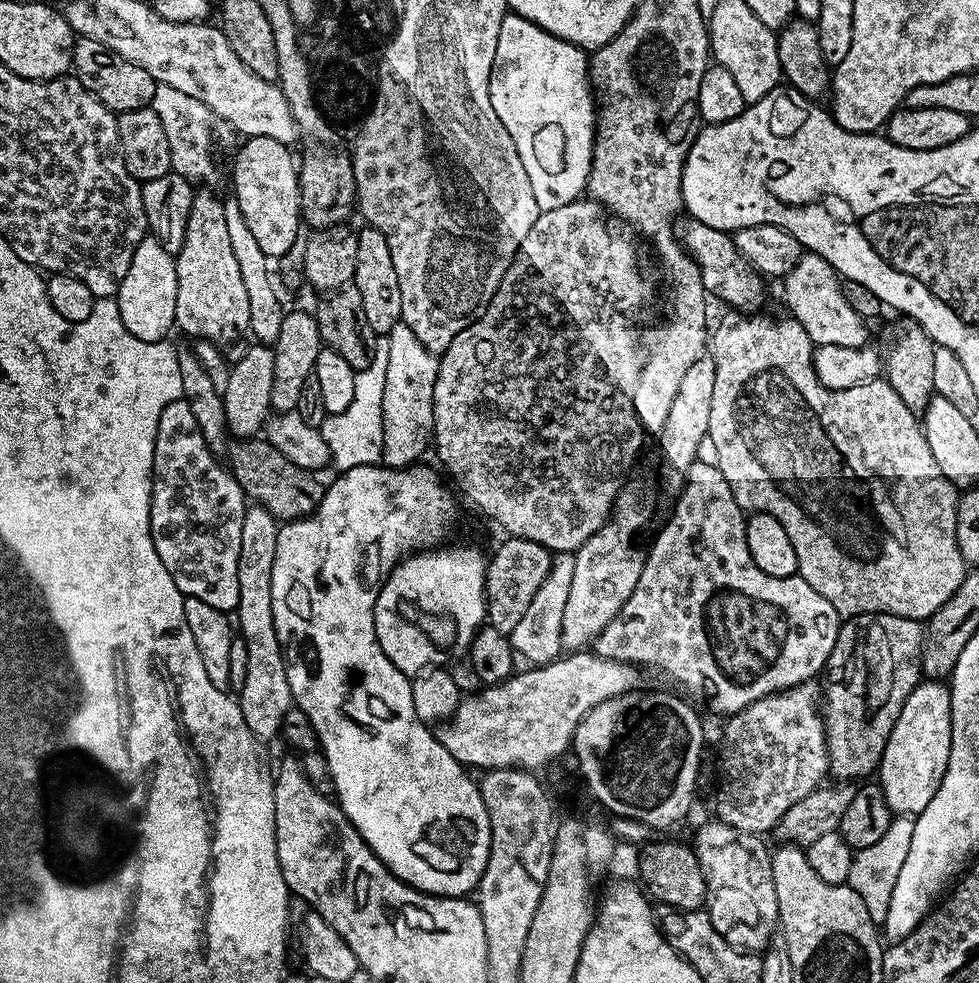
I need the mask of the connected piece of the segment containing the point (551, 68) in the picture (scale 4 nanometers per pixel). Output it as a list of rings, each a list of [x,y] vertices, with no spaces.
[[[515,14],[504,16],[490,74],[490,98],[494,114],[502,118],[502,126],[506,126],[510,138],[514,138],[518,158],[522,158],[522,166],[526,166],[526,175],[534,190],[534,202],[538,202],[540,211],[558,210],[558,206],[579,199],[588,186],[598,115],[598,104],[590,83],[590,60],[585,49],[566,44],[562,38],[539,28],[532,20]]]

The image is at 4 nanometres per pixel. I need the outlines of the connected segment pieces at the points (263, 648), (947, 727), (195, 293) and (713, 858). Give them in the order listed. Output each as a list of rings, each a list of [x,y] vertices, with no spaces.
[[[260,504],[245,507],[242,518],[242,546],[238,549],[238,606],[234,613],[235,623],[238,625],[238,635],[245,640],[247,651],[246,682],[238,693],[238,714],[246,721],[253,737],[274,737],[281,731],[282,722],[289,708],[293,707],[290,694],[290,682],[286,678],[284,652],[280,649],[278,634],[274,630],[274,606],[270,594],[270,582],[274,574],[274,554],[278,554],[278,534],[281,525]]]
[[[925,679],[912,689],[912,693],[906,698],[898,714],[898,722],[894,722],[894,730],[890,730],[886,750],[880,759],[878,787],[884,793],[888,809],[894,814],[918,814],[926,810],[926,806],[930,806],[930,798],[938,794],[938,786],[942,786],[942,778],[946,774],[946,766],[950,762],[950,750],[952,749],[951,697],[947,683]]]
[[[200,190],[192,197],[190,218],[186,222],[186,236],[182,250],[175,257],[177,268],[177,308],[175,327],[181,328],[191,338],[209,340],[221,346],[232,344],[243,332],[249,331],[250,302],[246,298],[246,286],[242,283],[242,274],[238,270],[238,261],[234,259],[234,250],[230,250],[230,234],[226,231],[226,210],[221,197],[211,196],[211,191]]]
[[[709,818],[697,830],[694,841],[706,878],[706,911],[710,922],[714,922],[714,930],[733,948],[753,954],[769,943],[780,919],[774,894],[772,852],[760,840],[763,839],[759,835],[734,830],[734,826]]]

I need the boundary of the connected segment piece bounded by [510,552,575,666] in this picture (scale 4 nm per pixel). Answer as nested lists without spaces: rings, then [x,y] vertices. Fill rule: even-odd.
[[[557,552],[553,555],[550,574],[546,574],[546,580],[542,586],[538,586],[538,594],[534,594],[526,614],[519,620],[518,626],[514,626],[512,635],[512,650],[517,657],[524,656],[532,666],[543,666],[551,660],[557,659],[562,652],[562,614],[565,613],[565,605],[569,597],[570,580],[574,571],[574,556],[571,552]]]

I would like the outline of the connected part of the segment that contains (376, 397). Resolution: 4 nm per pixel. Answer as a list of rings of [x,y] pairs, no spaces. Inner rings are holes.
[[[379,336],[375,342],[375,352],[371,364],[356,373],[353,401],[341,414],[325,417],[320,433],[326,442],[331,463],[339,471],[353,469],[354,466],[377,465],[383,452],[383,406],[384,385],[388,369],[390,344],[387,336]]]

